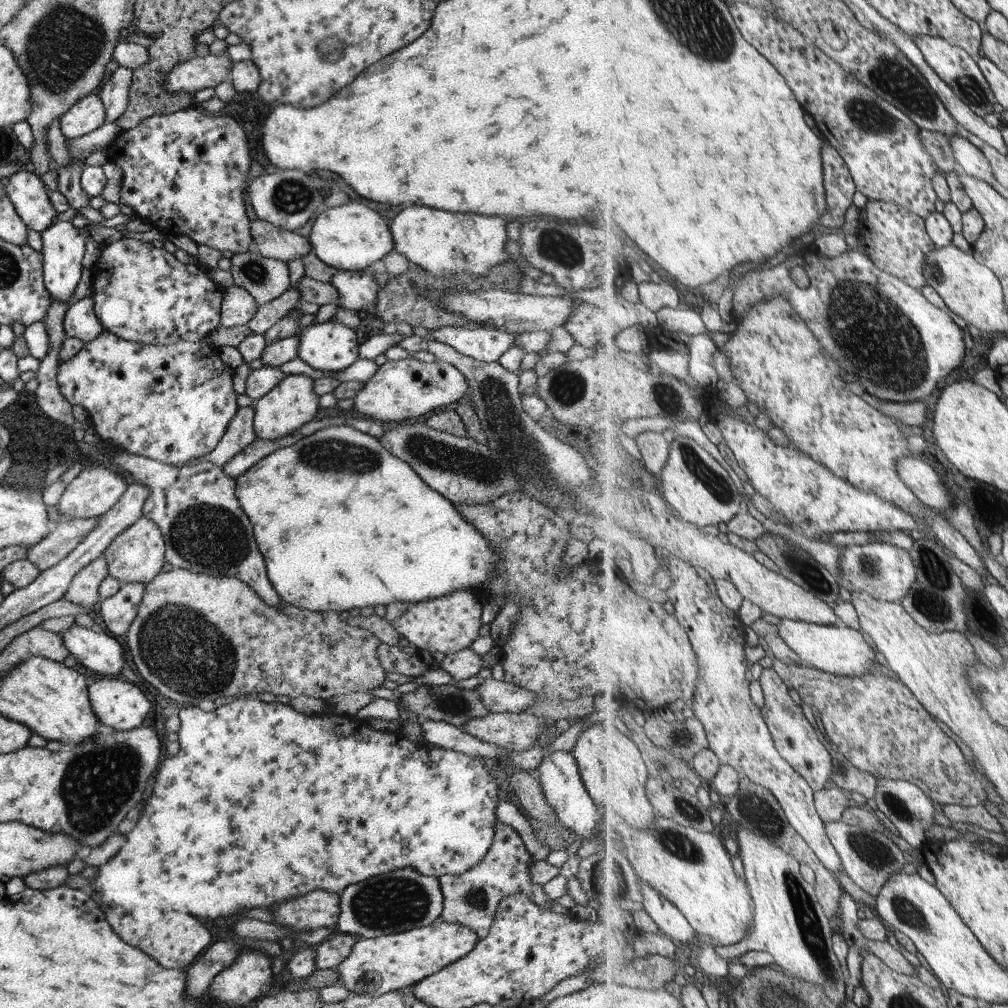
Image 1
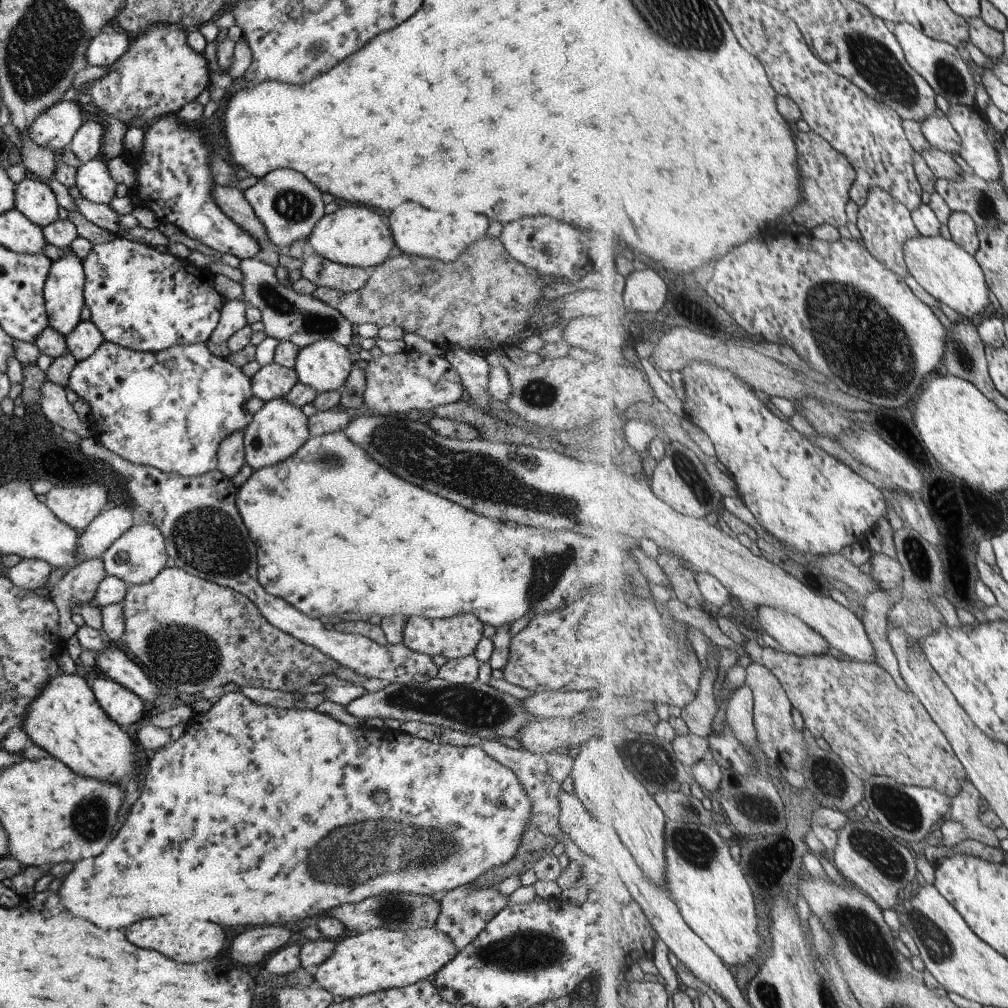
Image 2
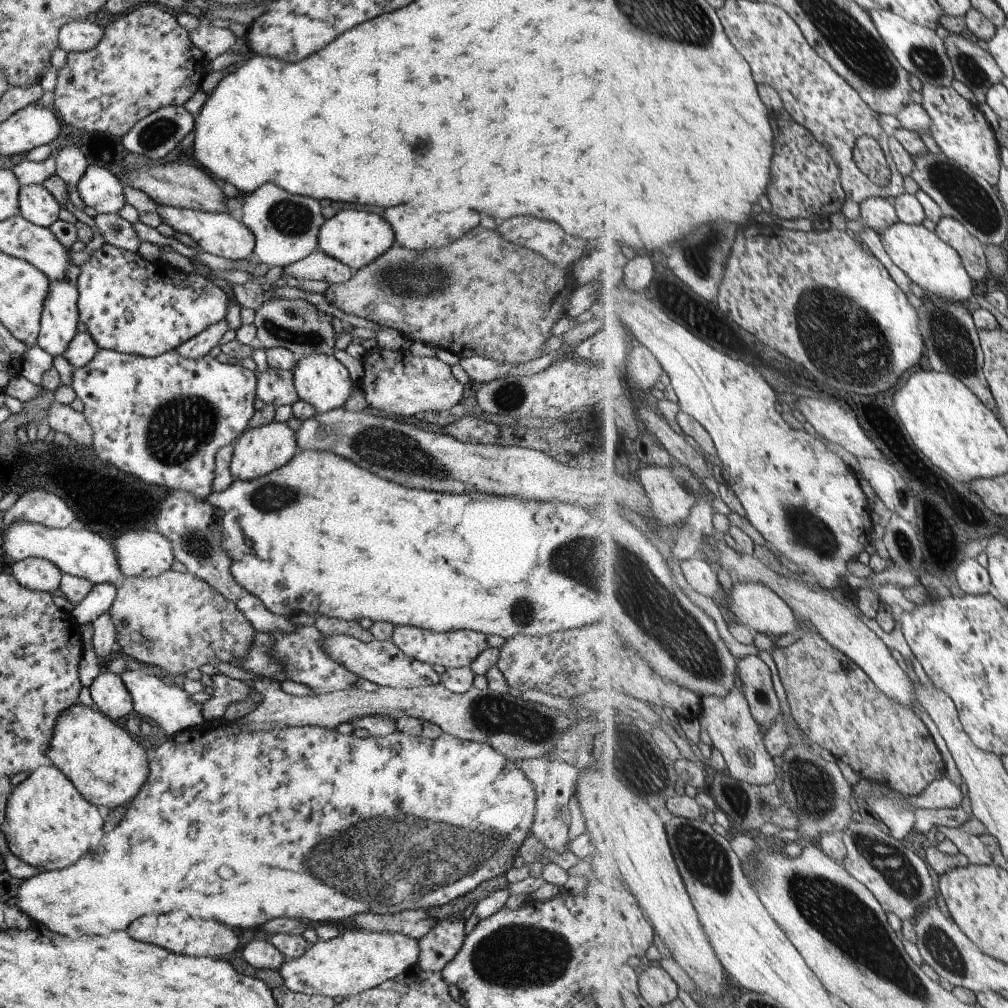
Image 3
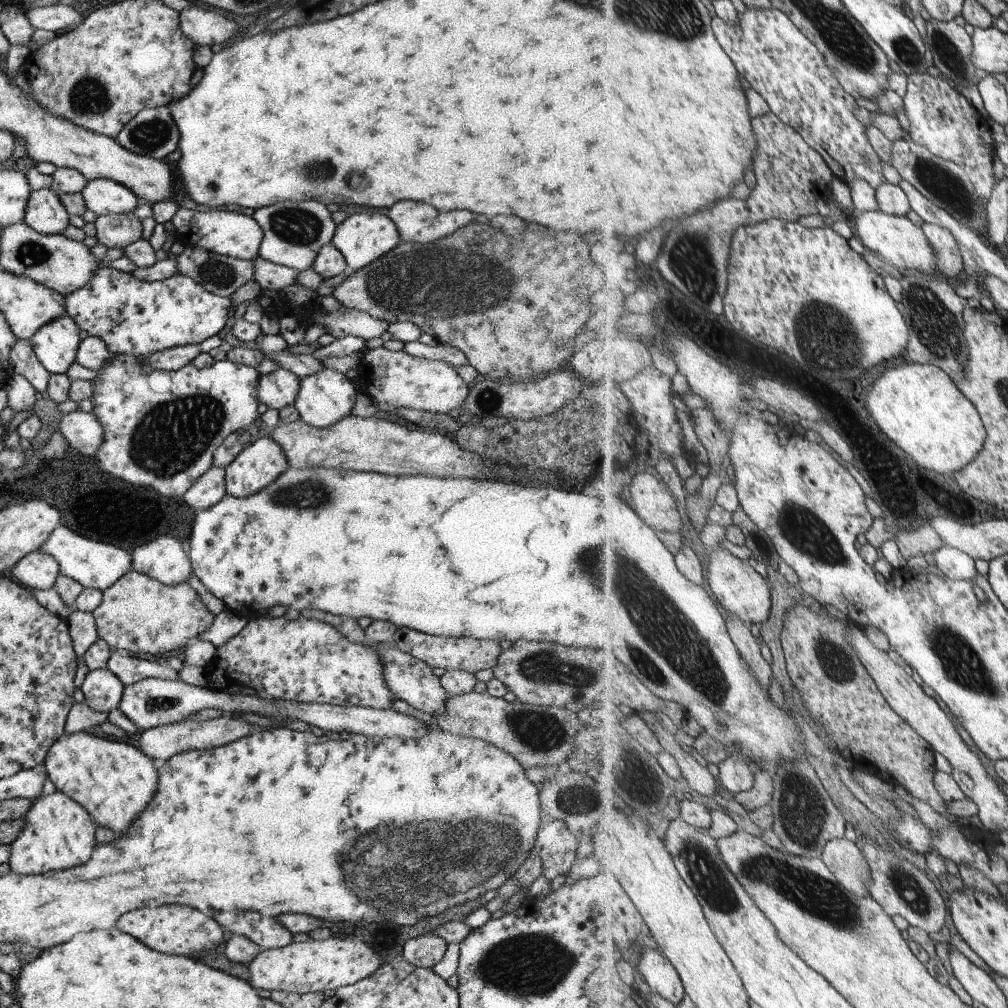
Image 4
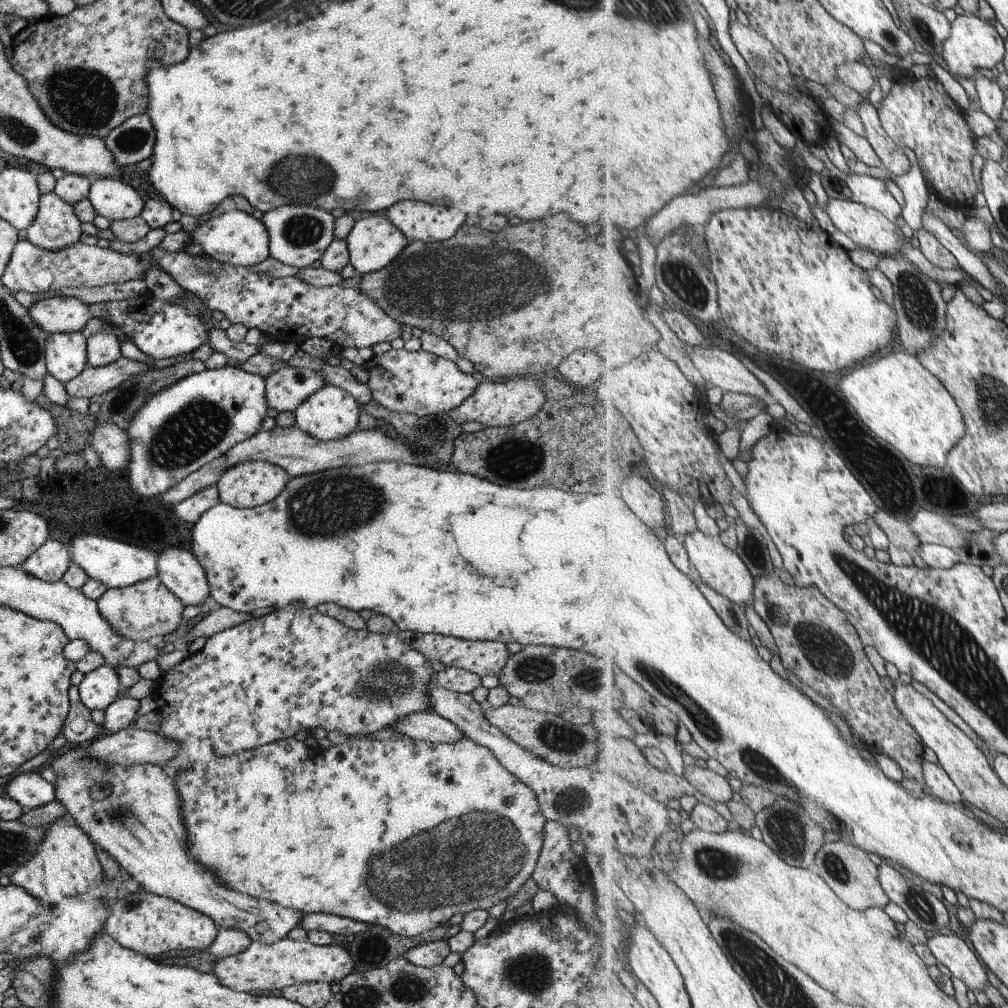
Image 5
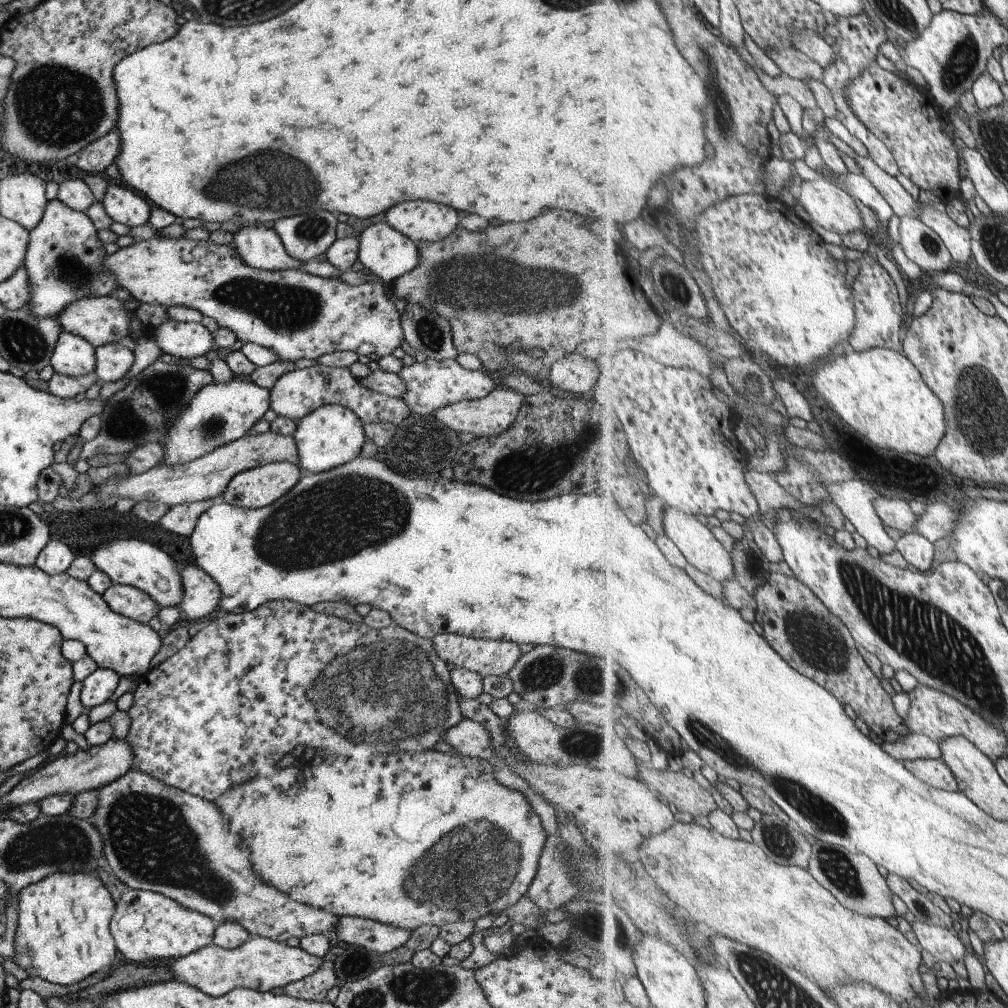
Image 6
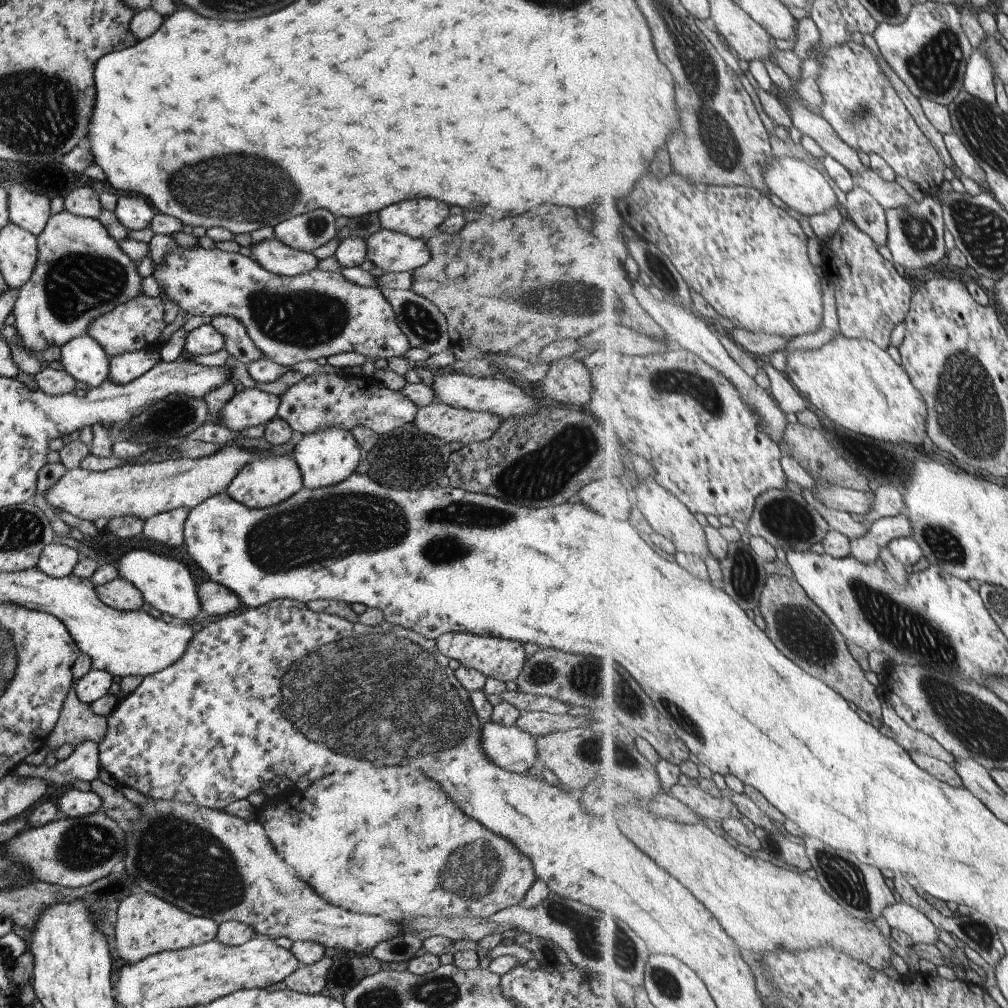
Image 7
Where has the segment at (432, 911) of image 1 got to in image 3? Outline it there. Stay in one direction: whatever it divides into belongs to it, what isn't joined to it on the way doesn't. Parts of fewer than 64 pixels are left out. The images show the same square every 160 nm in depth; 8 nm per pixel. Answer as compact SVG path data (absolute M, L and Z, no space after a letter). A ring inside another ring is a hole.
M424 908L403 909L385 915L365 911L352 918L359 929L396 932L414 939L420 939L435 923L435 919Z

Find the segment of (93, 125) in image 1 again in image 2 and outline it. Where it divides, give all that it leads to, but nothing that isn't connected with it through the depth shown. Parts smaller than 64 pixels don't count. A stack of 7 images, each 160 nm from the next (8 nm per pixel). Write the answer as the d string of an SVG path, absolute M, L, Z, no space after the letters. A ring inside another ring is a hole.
M59 101L45 109L28 126L26 135L39 146L57 153L66 149L79 125L87 118L75 101Z

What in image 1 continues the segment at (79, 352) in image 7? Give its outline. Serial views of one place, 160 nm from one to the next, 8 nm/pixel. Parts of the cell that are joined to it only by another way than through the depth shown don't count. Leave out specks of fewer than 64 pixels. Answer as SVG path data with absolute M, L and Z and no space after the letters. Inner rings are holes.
M125 213L116 214L113 218L104 219L99 223L89 222L82 228L74 227L71 221L57 220L45 228L44 231L41 231L42 281L50 298L63 301L68 306L73 302L73 289L79 280L82 268L81 256L83 256L83 248L85 248L85 242L89 238L91 239L91 230L93 228L114 228L114 226L125 224L128 221L129 219Z

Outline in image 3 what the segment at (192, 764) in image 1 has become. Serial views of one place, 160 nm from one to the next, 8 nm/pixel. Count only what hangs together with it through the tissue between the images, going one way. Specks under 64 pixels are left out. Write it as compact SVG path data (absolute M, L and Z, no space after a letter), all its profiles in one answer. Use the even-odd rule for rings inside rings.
M204 723L199 724L196 727L191 727L185 730L177 731L173 735L168 735L165 738L165 742L159 744L153 752L153 757L148 759L148 773L145 782L138 790L138 793L130 800L129 807L126 808L124 817L120 820L119 824L111 830L106 832L89 850L83 855L75 864L68 866L61 870L41 871L36 876L22 880L21 886L17 890L16 895L9 901L19 909L23 910L27 916L31 916L33 920L45 924L45 928L49 932L55 932L55 934L61 934L61 936L69 936L69 938L75 938L75 936L83 936L83 934L109 934L113 930L125 930L129 926L129 922L133 922L135 918L143 916L143 914L169 914L169 912L183 912L185 918L211 918L215 922L221 922L229 928L257 928L261 927L268 920L277 917L287 917L288 919L297 919L300 922L309 920L316 924L317 922L334 923L347 918L348 916L356 915L357 913L364 913L369 911L377 915L385 915L387 913L398 913L403 909L414 908L431 908L433 906L441 906L457 898L457 896L463 896L466 892L473 890L483 880L489 880L501 874L508 868L511 868L511 863L515 861L515 852L517 852L519 845L523 842L523 839L529 835L530 824L534 815L535 793L531 782L527 780L527 777L514 765L513 761L507 760L502 754L499 754L494 748L491 748L487 743L476 743L443 733L436 739L421 738L418 736L407 735L400 731L393 731L391 734L385 736L365 736L365 738L355 737L352 733L341 734L337 732L337 729L319 728L316 726L305 725L302 727L290 727L285 725L284 727L271 727L270 729L263 729L260 731L250 731L249 729L235 729L233 731L225 732L223 727L216 727L215 725L209 725Z

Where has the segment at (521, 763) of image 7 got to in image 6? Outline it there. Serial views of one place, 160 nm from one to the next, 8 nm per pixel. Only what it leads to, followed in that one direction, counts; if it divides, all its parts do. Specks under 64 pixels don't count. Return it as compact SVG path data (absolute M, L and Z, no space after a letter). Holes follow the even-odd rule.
M461 719L442 732L442 740L459 755L495 761L488 732L477 722Z

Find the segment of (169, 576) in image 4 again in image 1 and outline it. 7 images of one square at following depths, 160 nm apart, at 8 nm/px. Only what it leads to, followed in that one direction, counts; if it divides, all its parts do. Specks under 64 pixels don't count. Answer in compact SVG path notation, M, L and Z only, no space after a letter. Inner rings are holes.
M141 515L131 526L122 530L102 552L109 576L121 585L129 583L147 584L161 570L164 562L164 542L159 527Z

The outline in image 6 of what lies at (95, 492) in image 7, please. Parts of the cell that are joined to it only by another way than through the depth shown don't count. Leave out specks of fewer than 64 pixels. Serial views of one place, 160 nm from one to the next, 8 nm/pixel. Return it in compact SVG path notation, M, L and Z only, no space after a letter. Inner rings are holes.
M269 430L261 434L239 437L233 442L220 446L210 453L181 465L152 467L140 475L124 475L120 480L113 478L100 485L101 498L114 496L121 500L129 497L134 504L139 501L155 501L169 507L176 504L192 503L195 501L218 500L223 489L233 476L255 467L274 462L283 462L298 466L298 452L292 435L283 436Z

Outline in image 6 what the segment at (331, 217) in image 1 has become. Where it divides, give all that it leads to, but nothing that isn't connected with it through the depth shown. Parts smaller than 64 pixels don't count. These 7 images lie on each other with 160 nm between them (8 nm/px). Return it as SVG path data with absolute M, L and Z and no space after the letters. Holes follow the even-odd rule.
M385 221L367 226L357 240L356 259L383 283L389 284L417 264L416 243Z

